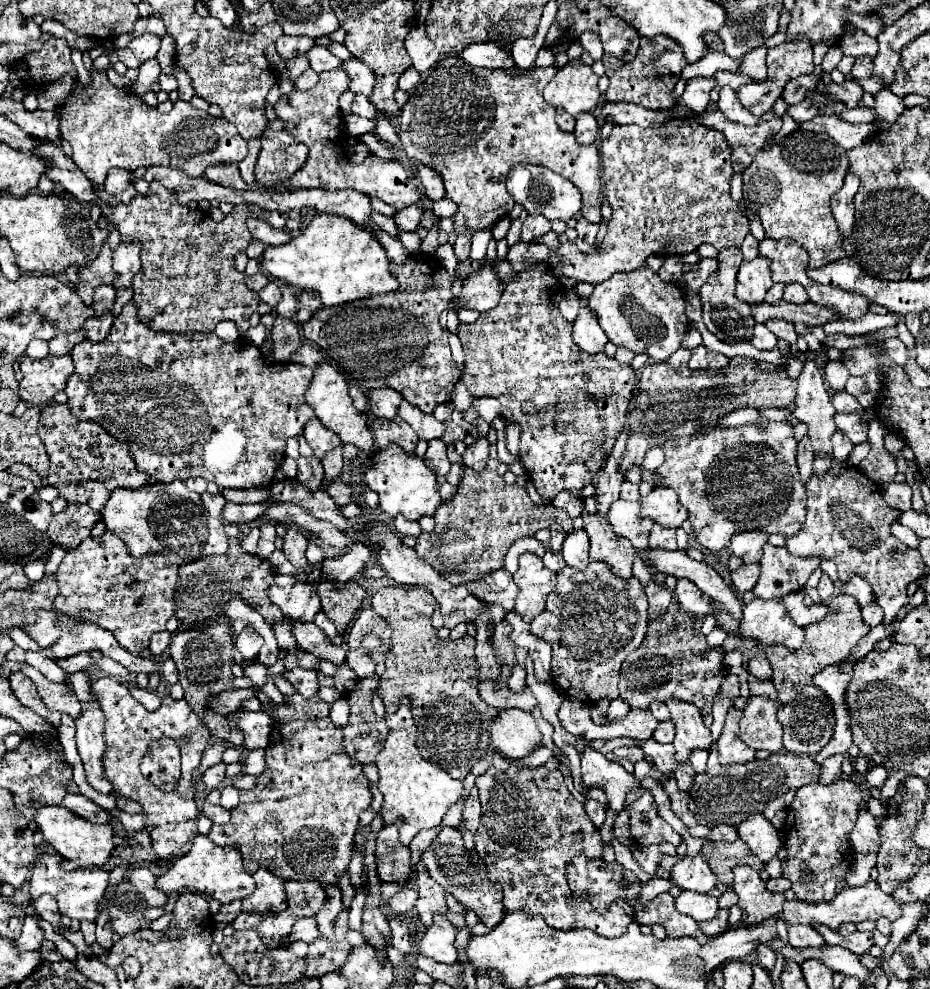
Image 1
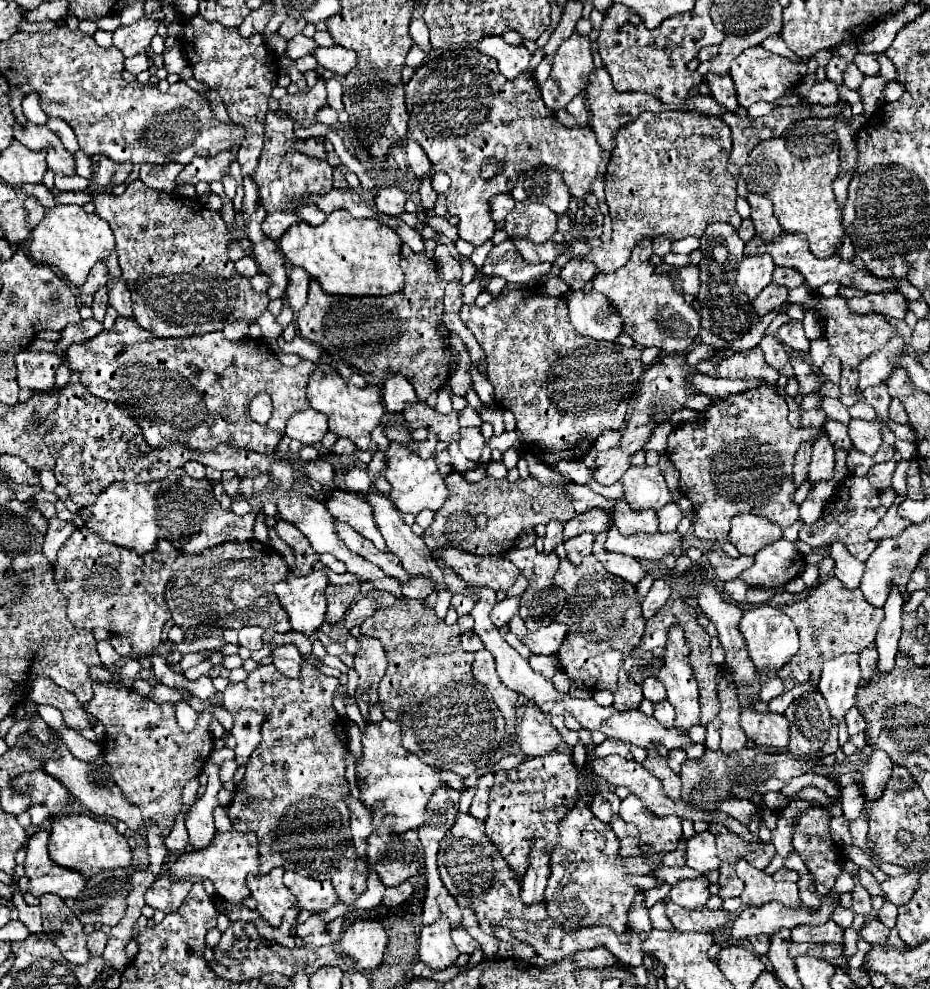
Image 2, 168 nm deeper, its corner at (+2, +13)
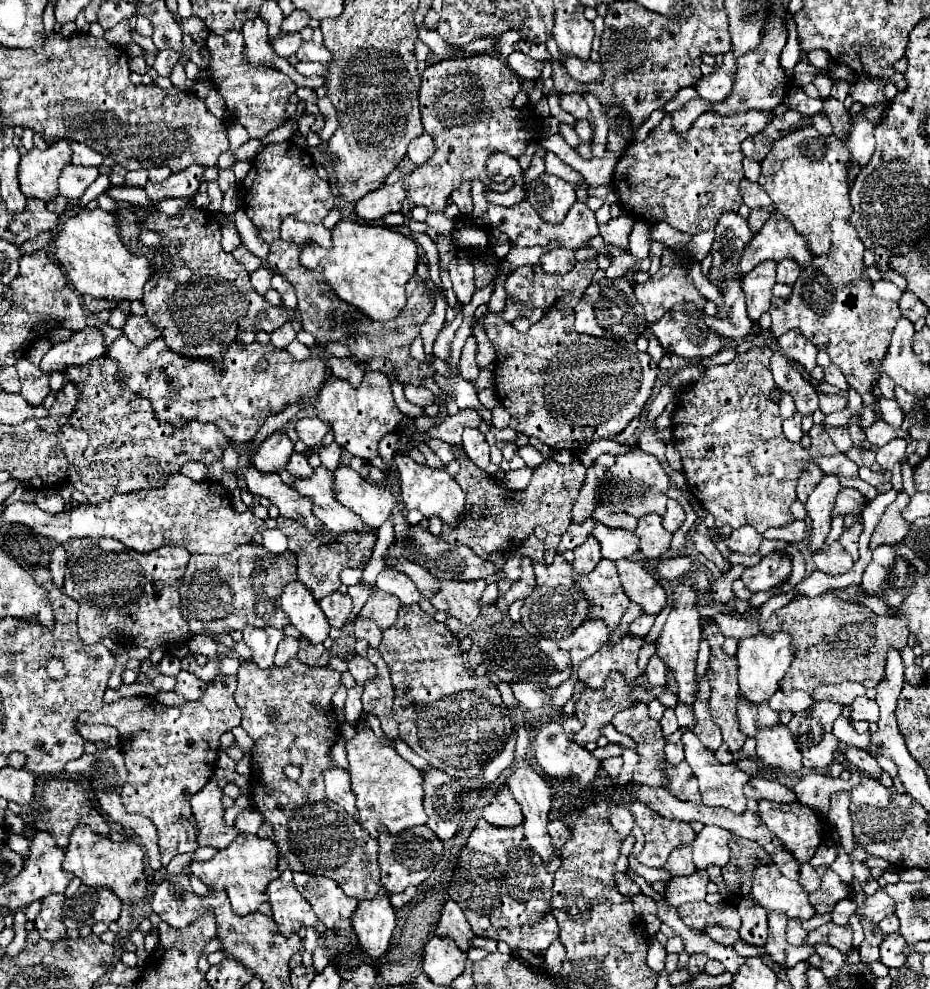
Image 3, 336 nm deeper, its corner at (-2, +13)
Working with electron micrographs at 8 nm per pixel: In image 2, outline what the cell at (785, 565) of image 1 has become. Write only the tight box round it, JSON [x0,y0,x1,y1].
[740,539,804,589]

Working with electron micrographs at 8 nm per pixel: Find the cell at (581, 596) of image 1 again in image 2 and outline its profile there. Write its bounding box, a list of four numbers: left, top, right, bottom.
[554,555,644,691]

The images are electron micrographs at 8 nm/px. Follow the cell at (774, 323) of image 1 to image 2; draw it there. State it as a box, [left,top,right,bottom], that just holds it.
[776,321,810,353]

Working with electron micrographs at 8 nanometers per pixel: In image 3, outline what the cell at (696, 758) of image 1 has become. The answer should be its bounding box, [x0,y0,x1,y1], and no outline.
[676,705,694,729]

